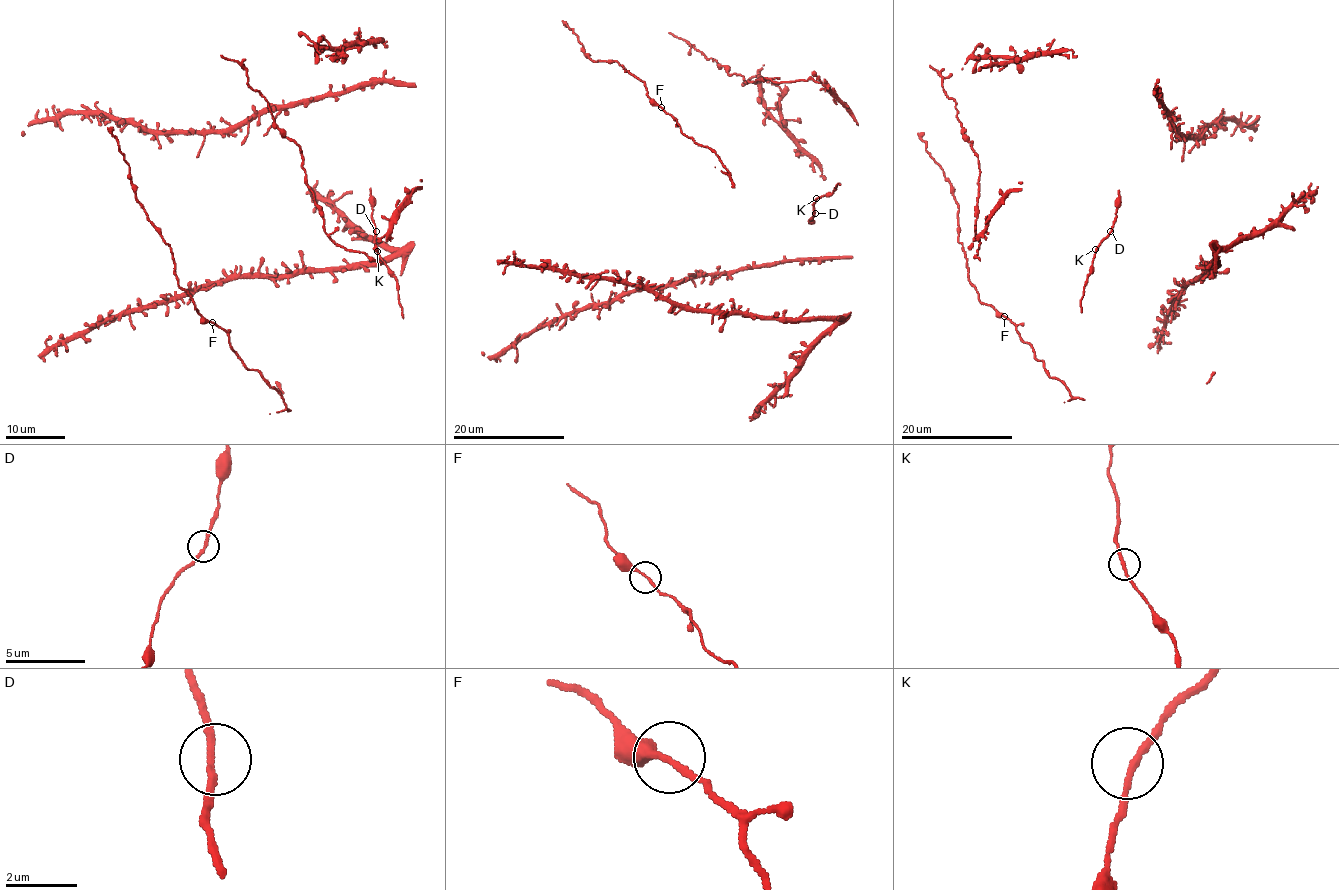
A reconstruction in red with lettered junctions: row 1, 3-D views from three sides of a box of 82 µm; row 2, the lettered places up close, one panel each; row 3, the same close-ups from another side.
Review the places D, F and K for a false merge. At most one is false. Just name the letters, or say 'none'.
none

